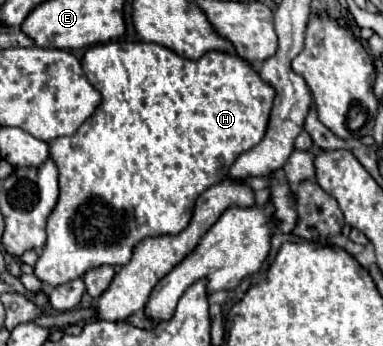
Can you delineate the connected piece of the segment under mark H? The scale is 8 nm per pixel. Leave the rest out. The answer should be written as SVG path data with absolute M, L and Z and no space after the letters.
M107 42L107 44L97 44L91 46L85 56L83 56L83 72L87 74L89 82L101 92L101 104L93 112L89 120L81 124L81 128L73 136L61 136L55 138L51 144L51 158L57 164L59 170L59 202L57 208L53 208L49 220L47 220L47 242L43 248L43 254L37 258L33 266L33 274L47 286L61 286L65 282L71 282L75 278L81 278L87 270L99 268L103 264L127 264L131 260L131 250L149 236L163 236L163 234L179 234L187 222L191 220L195 200L199 194L203 194L209 186L219 184L225 180L231 164L237 160L239 154L251 150L257 146L267 130L269 122L269 112L275 100L275 90L271 84L267 84L259 72L253 68L253 64L241 56L227 54L227 52L217 52L211 50L199 60L187 60L177 56L173 50L161 46L161 44L151 44L151 42Z

